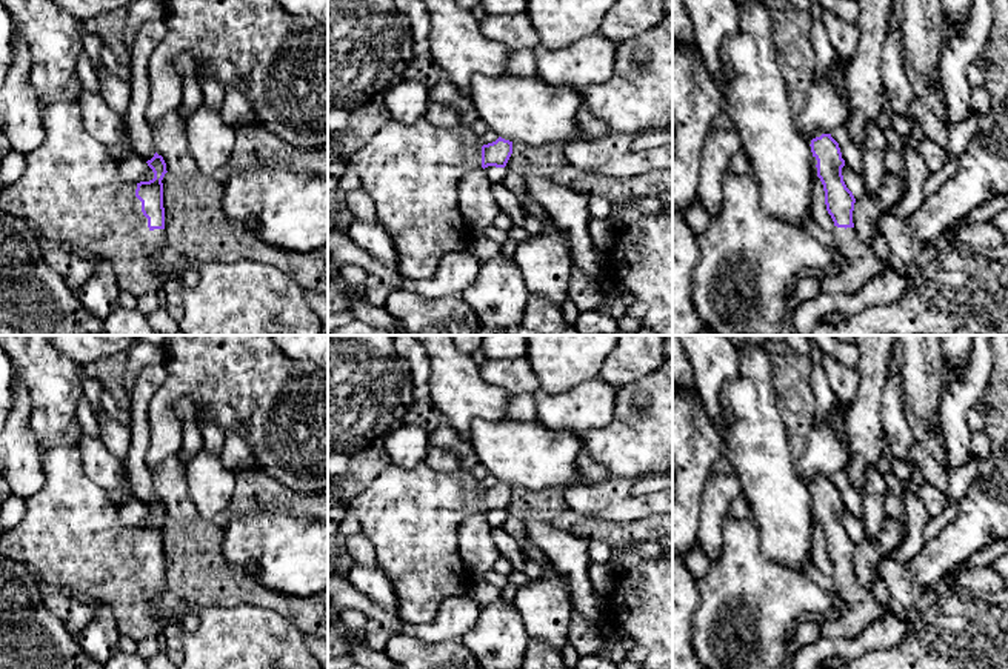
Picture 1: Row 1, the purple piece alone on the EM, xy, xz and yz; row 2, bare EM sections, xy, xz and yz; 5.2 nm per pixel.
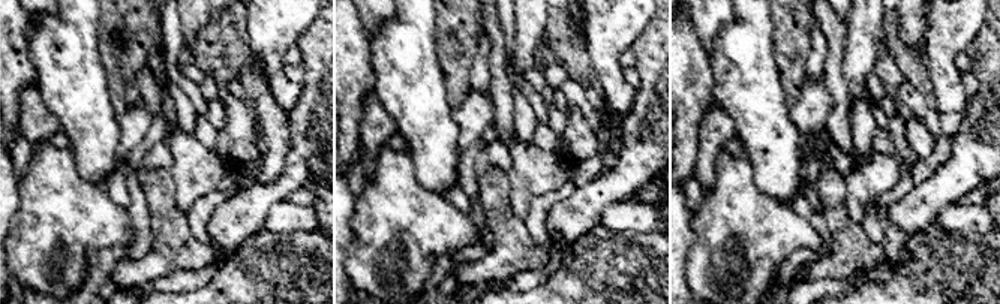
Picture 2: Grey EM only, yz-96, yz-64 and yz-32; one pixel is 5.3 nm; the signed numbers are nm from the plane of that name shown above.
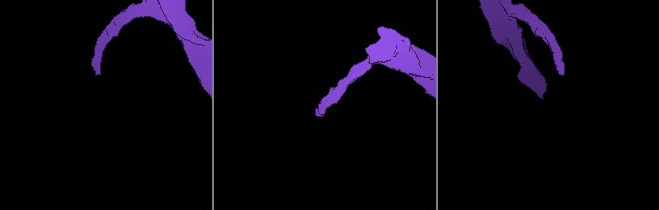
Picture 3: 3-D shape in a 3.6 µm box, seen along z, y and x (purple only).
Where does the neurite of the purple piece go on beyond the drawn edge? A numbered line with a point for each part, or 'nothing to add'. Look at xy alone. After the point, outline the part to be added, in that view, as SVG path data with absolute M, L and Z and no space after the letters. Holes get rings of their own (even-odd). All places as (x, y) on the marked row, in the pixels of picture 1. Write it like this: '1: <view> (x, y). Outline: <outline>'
1: xy (71, 191). Outline: M77 100L57 102L42 109L45 140L40 148L26 155L25 174L12 185L0 188L0 209L26 220L40 237L49 241L69 241L83 248L89 257L106 260L117 278L120 291L134 297L157 294L172 278L186 278L183 271L160 271L152 261L155 251L166 243L165 229L148 228L148 218L142 212L142 201L135 197L137 183L118 175L118 165L85 128L82 108Z

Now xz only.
1: xz (411, 173). Outline: M425 117L412 125L389 120L343 161L355 168L360 188L372 198L402 275L411 281L425 280L446 252L469 249L472 231L463 220L457 191L468 172L482 168L482 145L471 128L443 129Z

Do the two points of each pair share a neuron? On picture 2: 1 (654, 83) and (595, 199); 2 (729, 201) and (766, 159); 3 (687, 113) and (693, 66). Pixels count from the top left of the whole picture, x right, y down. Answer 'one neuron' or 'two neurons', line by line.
1: one neuron
2: two neurons
3: one neuron

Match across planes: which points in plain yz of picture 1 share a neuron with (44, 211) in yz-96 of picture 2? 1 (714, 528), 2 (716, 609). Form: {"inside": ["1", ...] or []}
{"inside": ["2"]}

